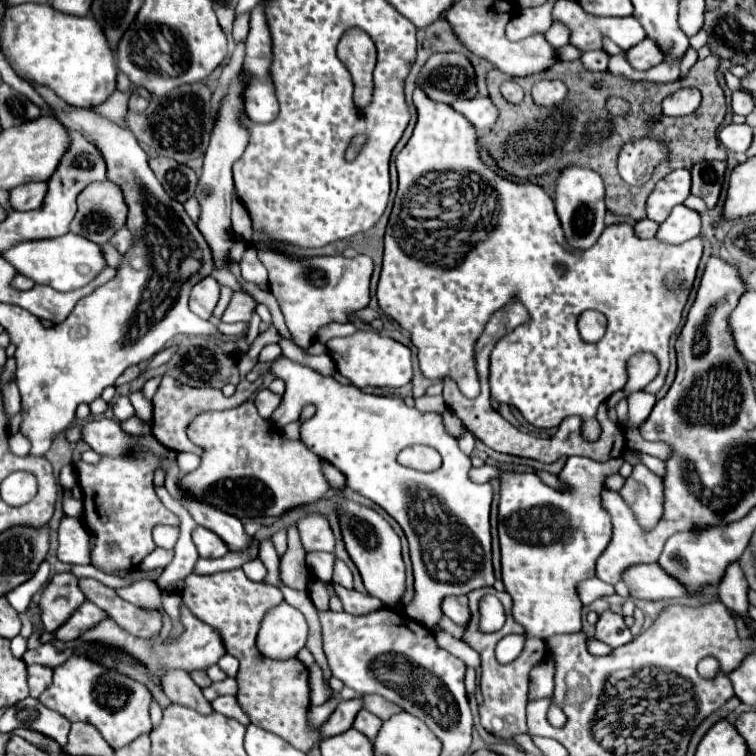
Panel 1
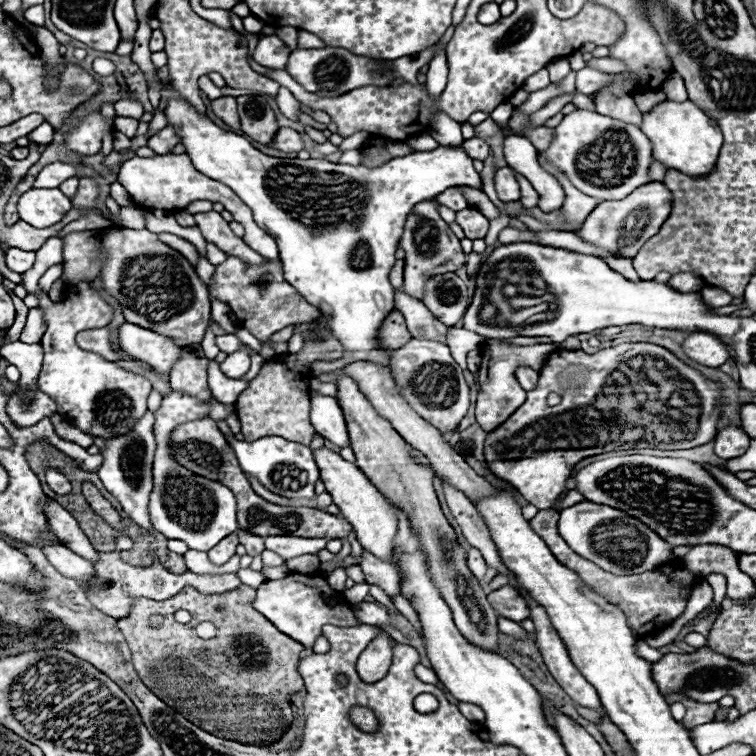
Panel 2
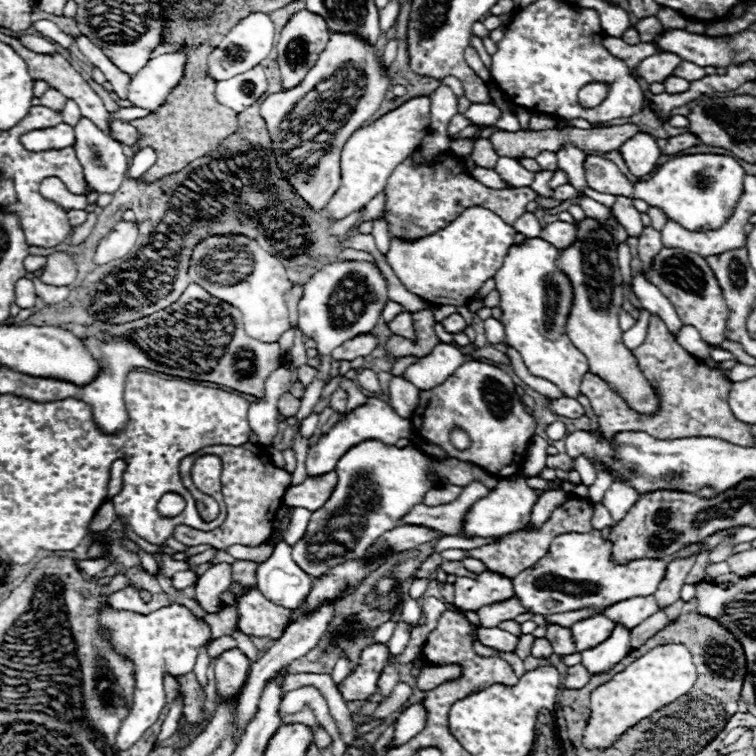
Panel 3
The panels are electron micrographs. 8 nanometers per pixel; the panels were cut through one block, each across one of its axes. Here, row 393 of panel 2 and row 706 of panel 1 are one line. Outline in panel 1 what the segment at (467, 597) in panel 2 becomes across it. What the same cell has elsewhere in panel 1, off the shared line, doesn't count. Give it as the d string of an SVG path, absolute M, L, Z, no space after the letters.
M360 698L342 700L338 704L336 712L320 726L320 736L328 738L328 736L336 736L336 734L346 732L352 726L352 722L354 722L354 718L356 718L360 708L362 708L362 700Z

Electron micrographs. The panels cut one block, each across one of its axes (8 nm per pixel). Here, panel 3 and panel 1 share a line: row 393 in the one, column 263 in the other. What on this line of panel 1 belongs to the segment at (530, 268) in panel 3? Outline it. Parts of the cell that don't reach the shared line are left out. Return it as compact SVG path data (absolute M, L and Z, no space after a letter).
M260 558L248 560L248 562L244 564L244 572L246 572L246 576L248 576L250 580L254 580L254 582L260 582L260 580L266 578L266 566L262 564Z

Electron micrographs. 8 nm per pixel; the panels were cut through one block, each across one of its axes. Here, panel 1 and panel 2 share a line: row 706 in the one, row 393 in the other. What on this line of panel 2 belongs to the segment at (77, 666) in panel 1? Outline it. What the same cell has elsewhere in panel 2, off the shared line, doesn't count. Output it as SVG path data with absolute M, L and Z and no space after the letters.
M92 282L68 286L60 304L50 302L48 294L40 294L40 308L46 310L48 324L48 330L40 342L44 346L44 366L38 378L40 390L48 392L58 402L62 420L70 422L82 432L100 438L128 432L128 428L132 428L132 424L136 424L136 420L148 410L146 398L152 390L150 380L124 370L122 366L108 362L94 352L84 352L74 342L76 330L108 326L114 320L114 308L104 302Z

